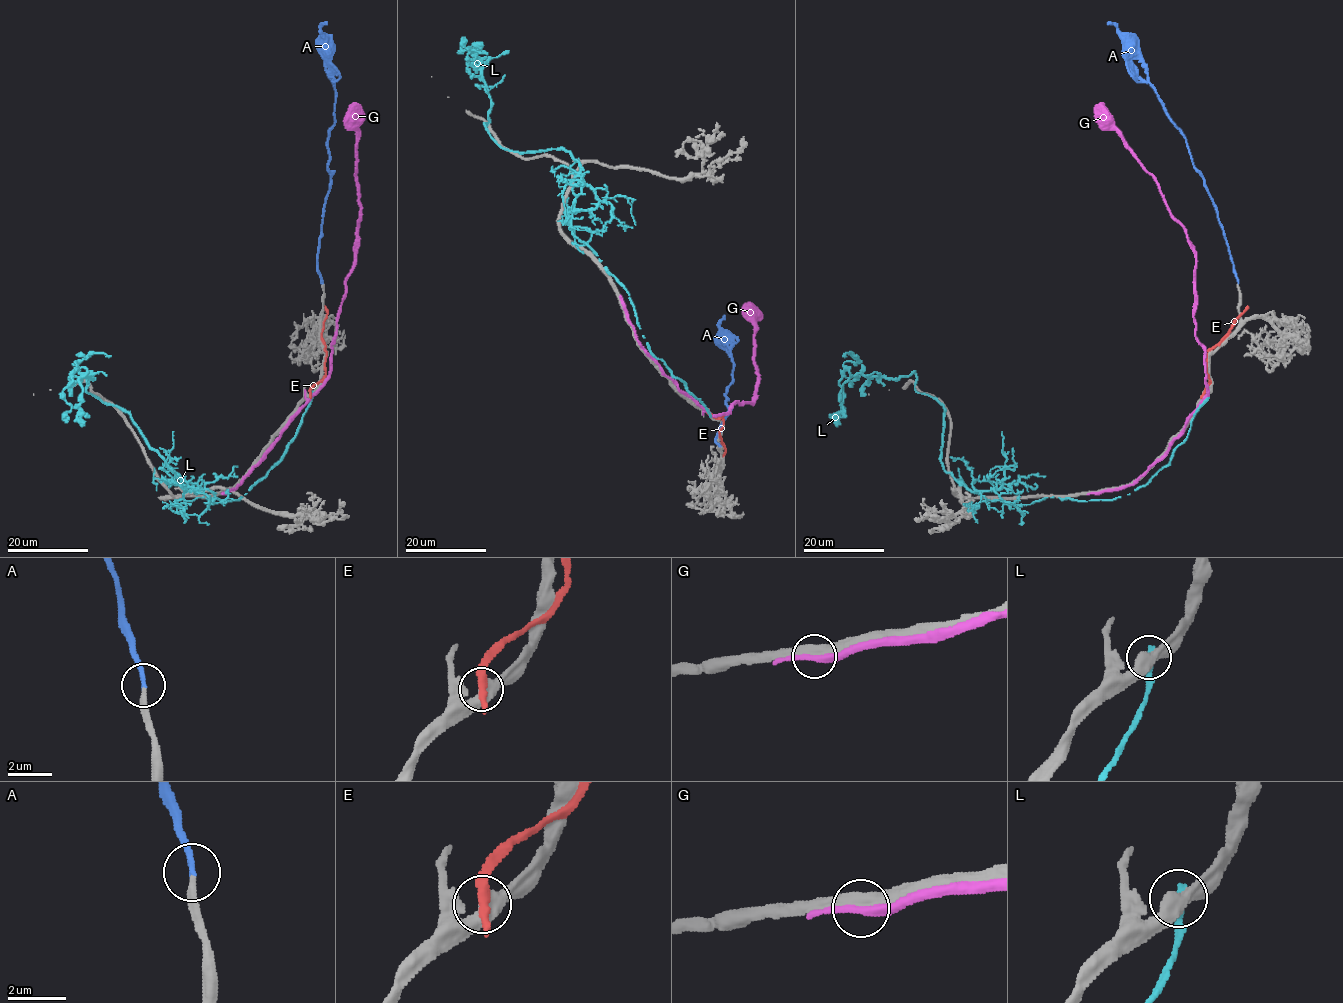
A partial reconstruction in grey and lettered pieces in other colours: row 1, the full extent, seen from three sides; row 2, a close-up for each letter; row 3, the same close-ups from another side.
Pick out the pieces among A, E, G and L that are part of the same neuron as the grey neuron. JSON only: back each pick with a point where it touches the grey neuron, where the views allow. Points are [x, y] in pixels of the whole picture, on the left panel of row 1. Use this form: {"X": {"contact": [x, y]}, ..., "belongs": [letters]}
{"A": {"contact": [322, 282]}, "belongs": ["A"]}

